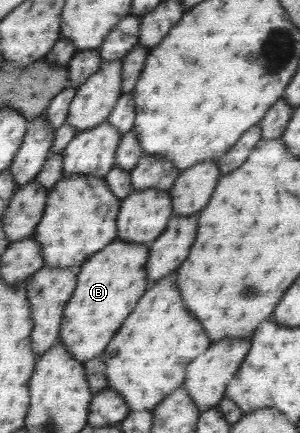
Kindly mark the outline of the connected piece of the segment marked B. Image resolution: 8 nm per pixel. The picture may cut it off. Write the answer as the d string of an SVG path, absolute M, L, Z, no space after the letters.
M115 239L77 269L77 285L64 308L60 327L60 343L65 345L67 353L75 361L84 364L100 357L148 290L150 282L145 267L148 249L143 245L125 244Z

